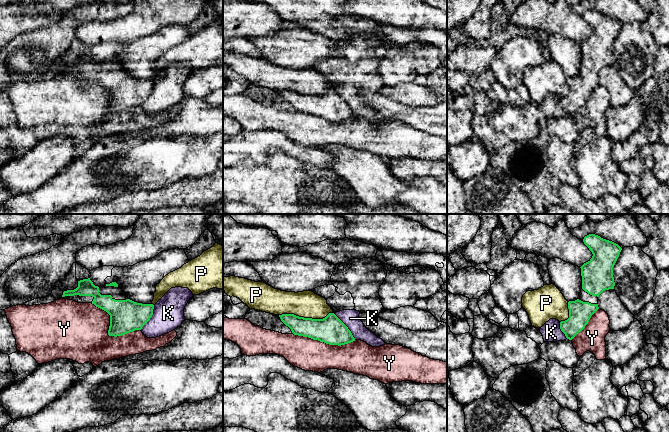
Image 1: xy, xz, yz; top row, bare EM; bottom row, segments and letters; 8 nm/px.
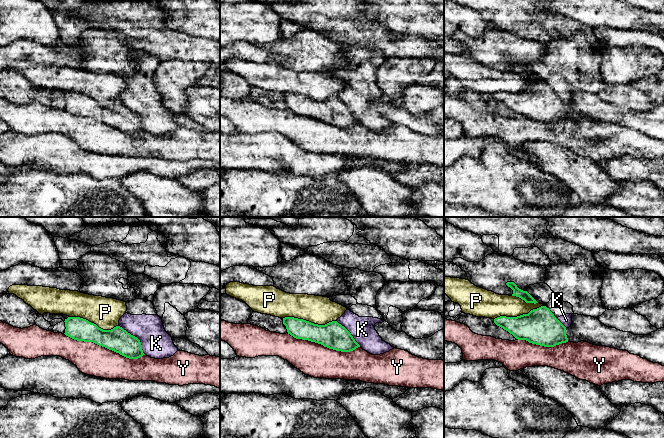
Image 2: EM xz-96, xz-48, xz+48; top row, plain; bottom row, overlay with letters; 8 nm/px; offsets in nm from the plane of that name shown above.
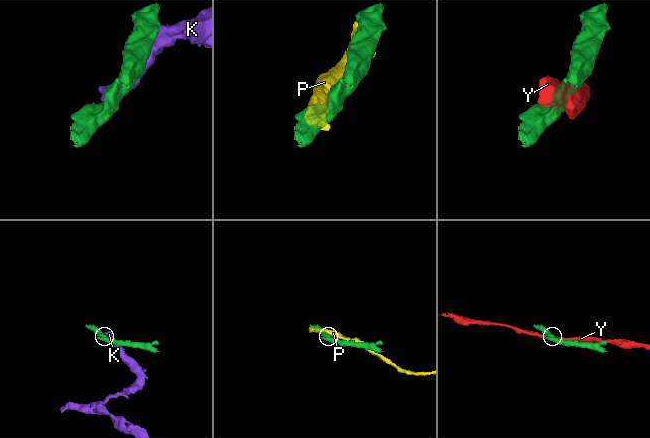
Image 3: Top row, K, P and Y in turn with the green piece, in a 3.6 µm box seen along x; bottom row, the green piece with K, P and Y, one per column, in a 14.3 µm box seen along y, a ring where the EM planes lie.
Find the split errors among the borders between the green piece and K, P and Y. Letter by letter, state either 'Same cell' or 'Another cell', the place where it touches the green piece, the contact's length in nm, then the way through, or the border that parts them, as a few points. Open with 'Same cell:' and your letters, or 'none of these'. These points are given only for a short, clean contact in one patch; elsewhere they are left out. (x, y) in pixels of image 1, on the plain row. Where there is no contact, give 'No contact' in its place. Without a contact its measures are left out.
Same cell: none of these
K: Another cell. Touches green at xz (347, 103). Shared border 260 nm
P: Another cell. Touches green at xz (306, 94). Shared border 440 nm
Y: Another cell. Touches green at xy (108, 108). Shared border 460 nm

